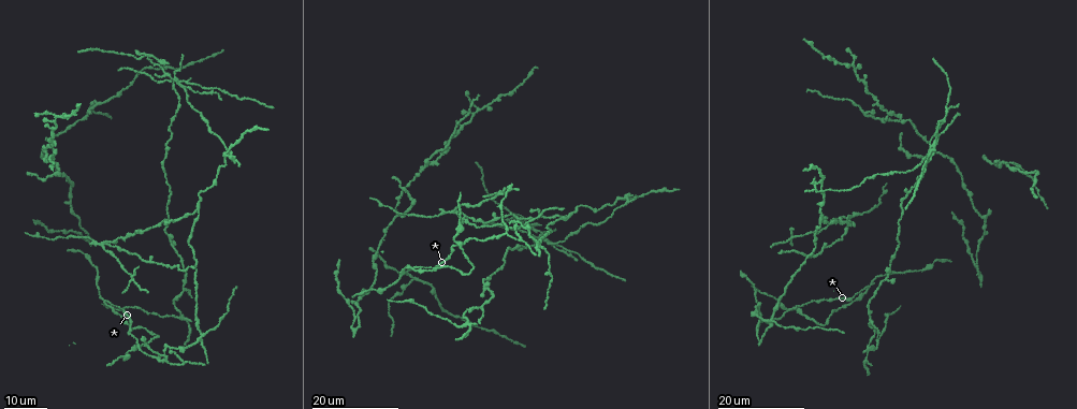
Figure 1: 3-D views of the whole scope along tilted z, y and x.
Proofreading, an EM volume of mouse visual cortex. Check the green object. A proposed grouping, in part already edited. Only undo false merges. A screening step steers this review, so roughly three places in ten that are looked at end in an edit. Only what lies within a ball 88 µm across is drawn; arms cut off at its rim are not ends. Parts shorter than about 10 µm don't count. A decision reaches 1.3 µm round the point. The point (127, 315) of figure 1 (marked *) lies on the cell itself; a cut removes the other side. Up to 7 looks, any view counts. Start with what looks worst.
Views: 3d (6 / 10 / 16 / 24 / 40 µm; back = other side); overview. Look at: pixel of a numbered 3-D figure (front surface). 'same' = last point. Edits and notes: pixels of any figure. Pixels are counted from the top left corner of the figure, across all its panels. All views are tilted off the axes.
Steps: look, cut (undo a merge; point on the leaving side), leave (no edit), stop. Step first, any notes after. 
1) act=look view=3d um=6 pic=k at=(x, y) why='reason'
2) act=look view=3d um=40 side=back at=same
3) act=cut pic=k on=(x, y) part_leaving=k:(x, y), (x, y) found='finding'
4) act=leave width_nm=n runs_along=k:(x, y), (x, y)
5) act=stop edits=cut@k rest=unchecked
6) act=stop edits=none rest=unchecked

act=look view=3d um=24 pic=1 at=(410, 267) why='four arms meet'

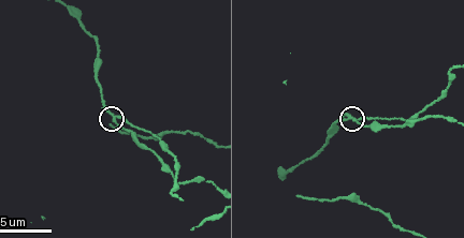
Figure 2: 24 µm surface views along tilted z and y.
act=look view=3d um=10 pic=2 at=(354, 120)

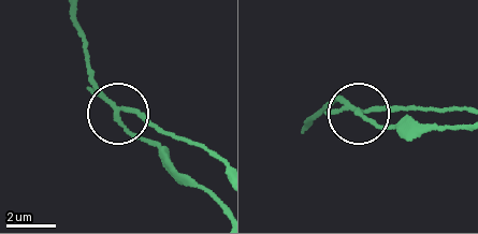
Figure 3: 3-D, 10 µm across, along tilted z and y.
act=leave found='all the same cell'

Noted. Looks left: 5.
act=look view=3d um=24 pic=1 at=(102, 243) why='four-way junction'

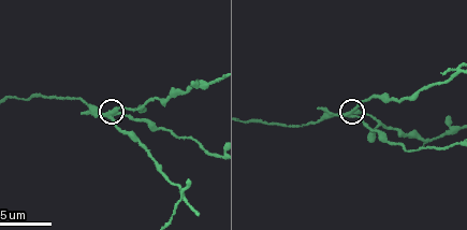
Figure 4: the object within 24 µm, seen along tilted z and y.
act=look view=3d um=10 pic=4 at=(356, 115)

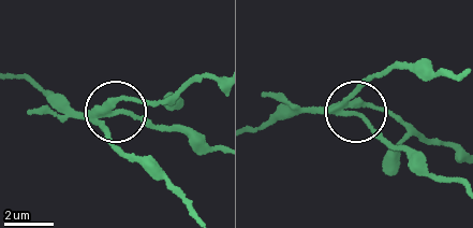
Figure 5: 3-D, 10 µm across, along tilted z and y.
act=leave width_nm=250 runs_along=5:(212, 77), (112, 108), (52, 107) found='one cell here'

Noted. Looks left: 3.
act=look view=3d um=24 pic=1 at=(567, 214) why='three-way junction'

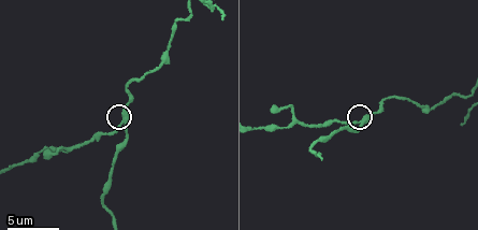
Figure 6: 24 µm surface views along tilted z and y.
act=look view=3d um=10 pic=6 at=(122, 120)

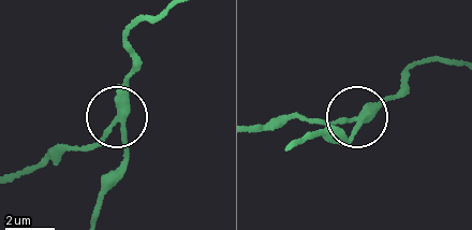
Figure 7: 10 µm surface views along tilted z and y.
act=leave width_nm=280 runs_along=7:(96, 217), (124, 160), (122, 119), (79, 149) found='one cell here'

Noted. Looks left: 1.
act=stop edits=none rest=unchecked

